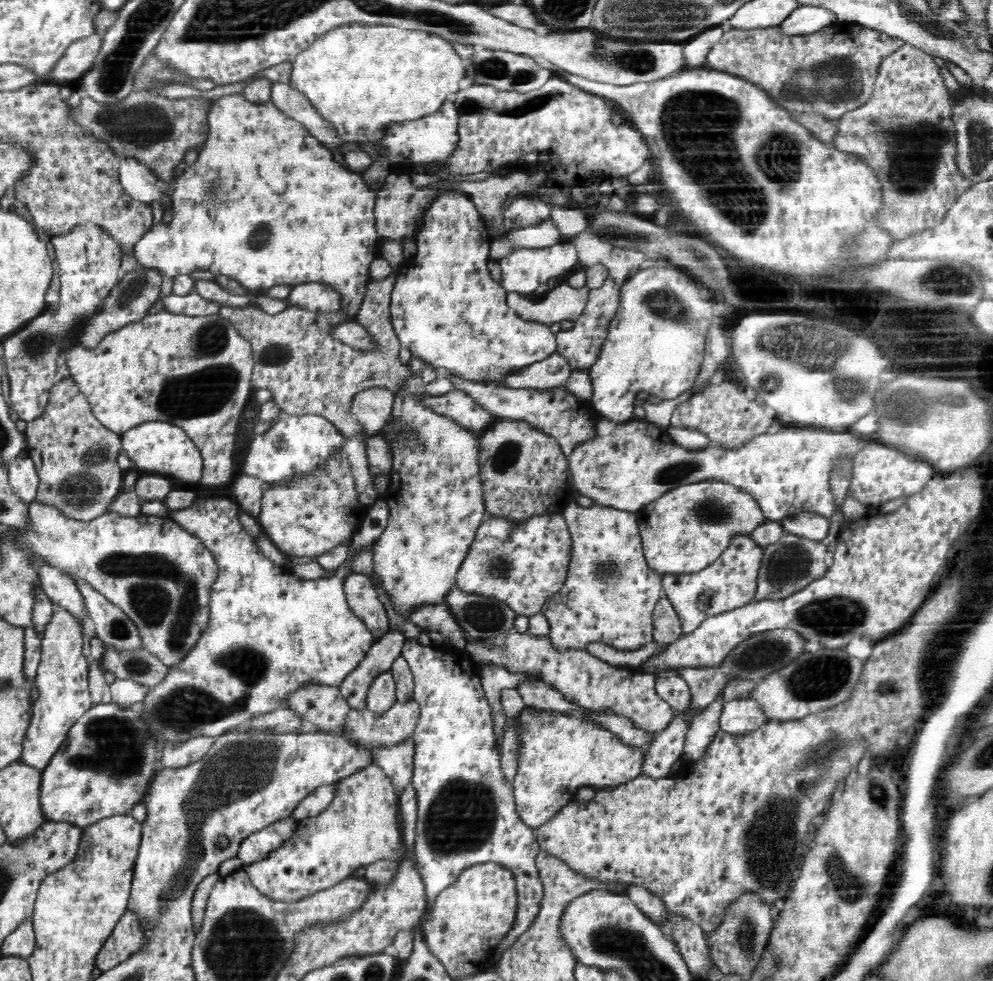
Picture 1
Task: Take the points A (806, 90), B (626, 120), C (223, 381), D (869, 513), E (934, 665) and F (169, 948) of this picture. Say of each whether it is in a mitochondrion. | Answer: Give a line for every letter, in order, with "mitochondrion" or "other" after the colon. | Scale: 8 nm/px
A: mitochondrion
B: other
C: mitochondrion
D: other
E: other
F: other

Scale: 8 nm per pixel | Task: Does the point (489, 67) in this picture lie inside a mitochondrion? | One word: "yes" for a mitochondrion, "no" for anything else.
yes

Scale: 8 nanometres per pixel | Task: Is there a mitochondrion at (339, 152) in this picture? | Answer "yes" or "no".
no

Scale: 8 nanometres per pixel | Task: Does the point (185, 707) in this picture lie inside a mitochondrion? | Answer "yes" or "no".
yes

